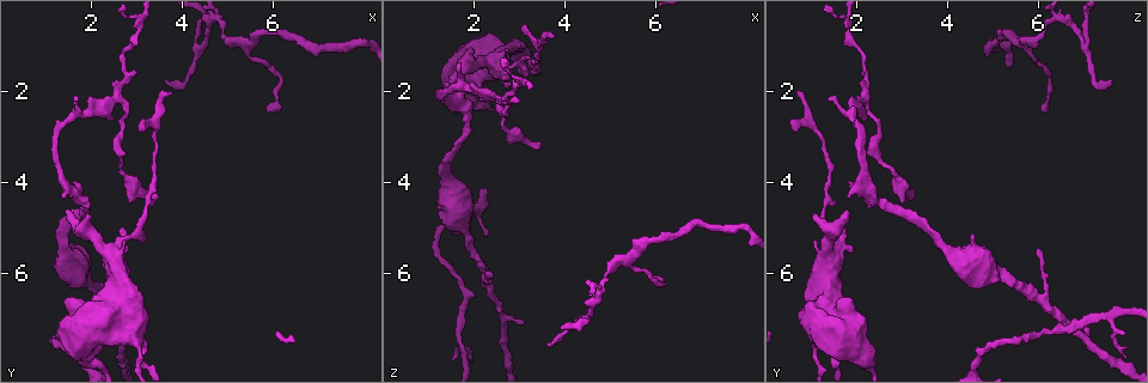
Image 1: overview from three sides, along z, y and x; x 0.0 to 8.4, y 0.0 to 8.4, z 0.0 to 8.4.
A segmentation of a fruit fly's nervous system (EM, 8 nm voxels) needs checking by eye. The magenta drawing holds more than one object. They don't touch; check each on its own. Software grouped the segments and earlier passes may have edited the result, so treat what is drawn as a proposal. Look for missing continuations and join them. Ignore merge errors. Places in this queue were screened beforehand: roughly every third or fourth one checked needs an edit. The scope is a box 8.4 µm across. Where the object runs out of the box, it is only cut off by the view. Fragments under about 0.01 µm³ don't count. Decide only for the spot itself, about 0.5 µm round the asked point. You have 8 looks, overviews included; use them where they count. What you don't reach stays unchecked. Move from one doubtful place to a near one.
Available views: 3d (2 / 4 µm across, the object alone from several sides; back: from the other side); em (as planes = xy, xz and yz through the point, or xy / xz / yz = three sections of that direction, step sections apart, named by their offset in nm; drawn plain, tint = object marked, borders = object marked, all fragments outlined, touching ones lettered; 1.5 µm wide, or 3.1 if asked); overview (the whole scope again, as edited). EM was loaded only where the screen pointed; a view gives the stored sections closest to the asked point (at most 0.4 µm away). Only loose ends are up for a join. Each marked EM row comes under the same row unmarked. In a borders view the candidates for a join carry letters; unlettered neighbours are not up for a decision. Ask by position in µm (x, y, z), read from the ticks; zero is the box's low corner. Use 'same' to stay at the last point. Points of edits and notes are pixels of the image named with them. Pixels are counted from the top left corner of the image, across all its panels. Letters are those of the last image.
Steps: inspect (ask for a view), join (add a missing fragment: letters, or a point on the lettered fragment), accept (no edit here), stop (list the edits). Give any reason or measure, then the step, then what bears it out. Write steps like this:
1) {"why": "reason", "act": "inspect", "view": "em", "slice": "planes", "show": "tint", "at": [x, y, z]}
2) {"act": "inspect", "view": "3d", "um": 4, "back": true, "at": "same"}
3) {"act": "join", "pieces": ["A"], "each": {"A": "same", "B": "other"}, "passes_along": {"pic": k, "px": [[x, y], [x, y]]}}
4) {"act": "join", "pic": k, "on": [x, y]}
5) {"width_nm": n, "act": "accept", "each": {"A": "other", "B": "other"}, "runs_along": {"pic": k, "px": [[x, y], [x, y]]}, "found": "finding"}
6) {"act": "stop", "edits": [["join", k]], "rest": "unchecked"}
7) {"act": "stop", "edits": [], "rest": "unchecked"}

{"why": "tapers out", "act": "inspect", "view": "em", "slice": "xz", "step": 4, "show": "tint", "at": [1.90, 7.85, 7.85]}

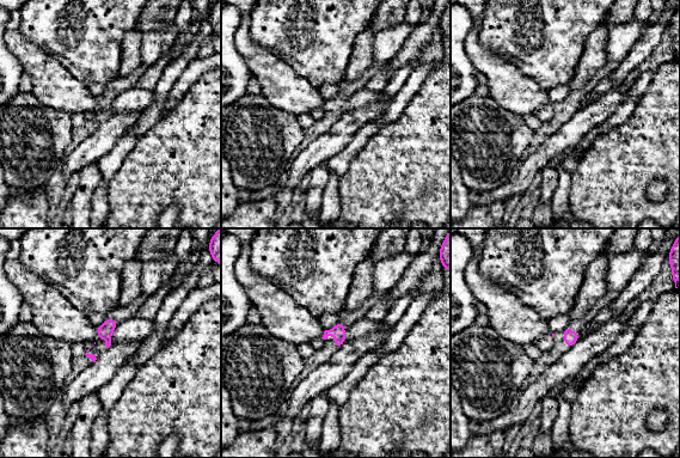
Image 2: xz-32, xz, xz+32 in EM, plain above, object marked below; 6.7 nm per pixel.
{"why": "another direction", "act": "inspect", "view": "em", "slice": "planes", "show": "borders", "at": "same"}

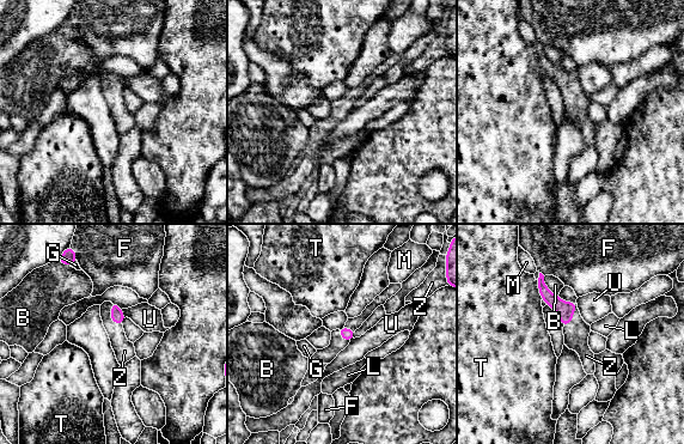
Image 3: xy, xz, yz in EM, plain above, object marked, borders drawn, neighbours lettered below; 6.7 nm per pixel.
{"act": "accept", "each": {"B": "other", "F": "other", "G": "other", "L": "other", "M": "other", "T": "other", "U": "other", "Z": "other"}, "found": "no lettered fragment goes on from it"}

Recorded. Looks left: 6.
{"why": "tapers out", "act": "inspect", "view": "em", "slice": "planes", "show": "borders", "at": [5.85, 2.45, 6.15]}

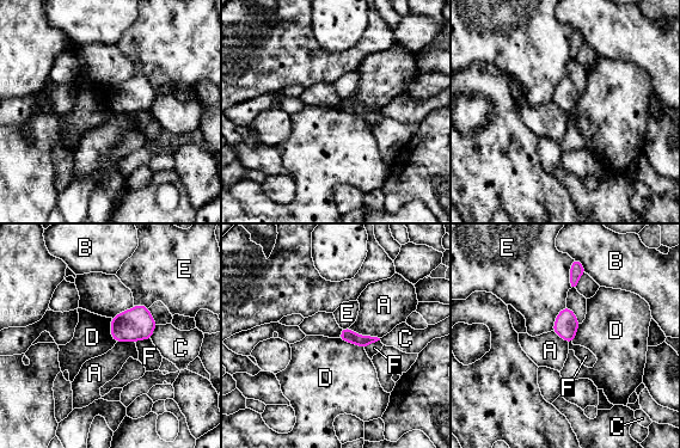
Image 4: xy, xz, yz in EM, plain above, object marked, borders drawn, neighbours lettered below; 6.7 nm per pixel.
{"width_nm": 90, "act": "accept", "each": {"A": "other", "B": "other", "C": "other", "D": "other", "E": "other", "F": "other"}, "border": {"pic": 4, "px": [[110, 318], [110, 336], [116, 342]]}, "found": "none of them fits"}

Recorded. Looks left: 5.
{"why": "thin end", "act": "inspect", "view": "em", "slice": "planes", "show": "borders", "at": [3.45, 4.35, 3.25]}

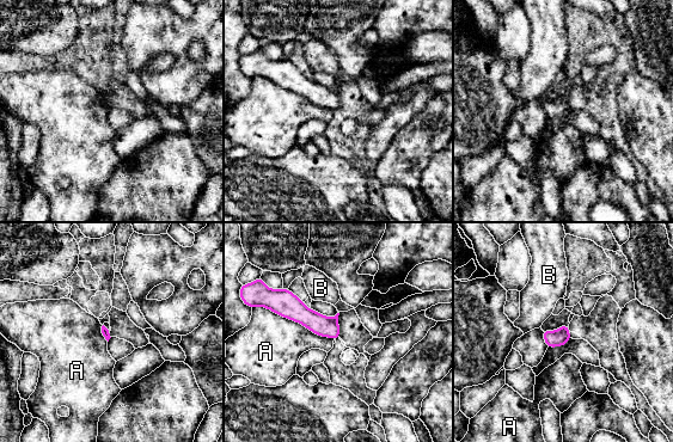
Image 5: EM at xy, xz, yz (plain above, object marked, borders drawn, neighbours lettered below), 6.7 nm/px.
{"longest_contact_nm": ["A", 550], "act": "accept", "each": {"A": "other", "B": "other"}, "found": "no lettered fragment goes on from it"}

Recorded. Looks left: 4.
{"act": "stop", "edits": [], "rest": "unchecked"}

